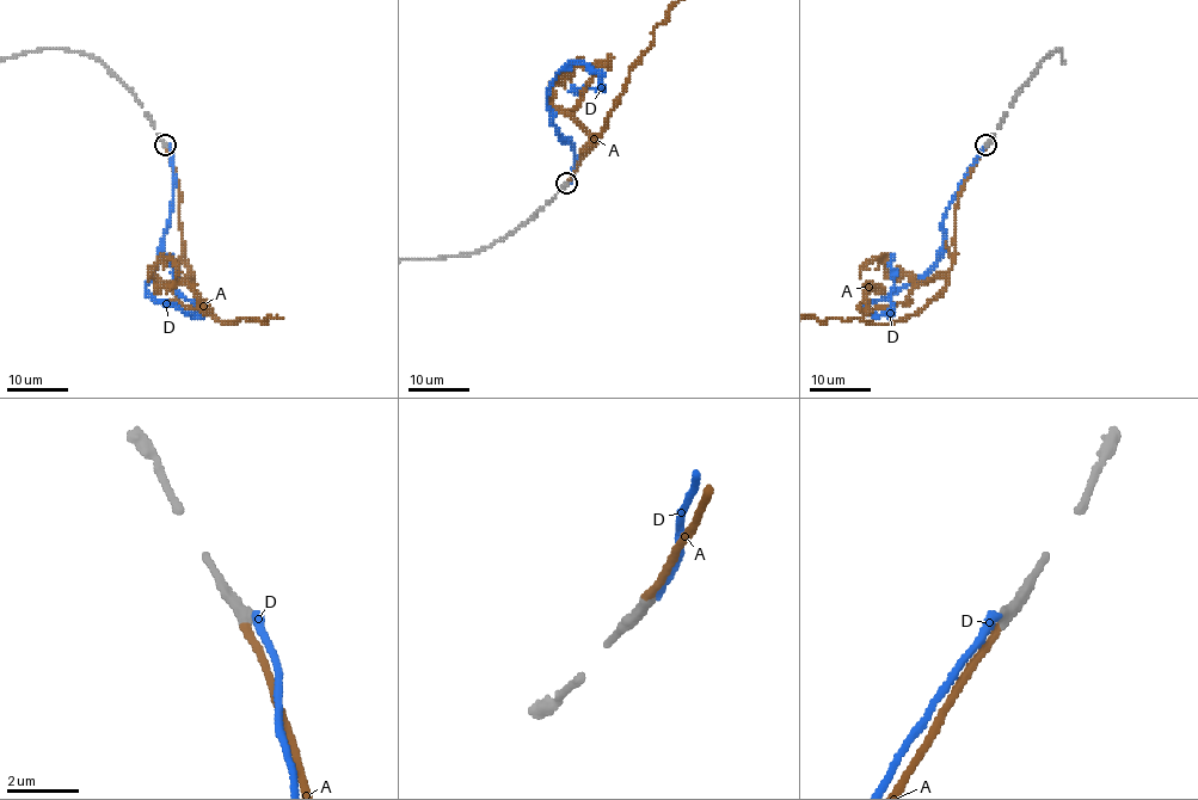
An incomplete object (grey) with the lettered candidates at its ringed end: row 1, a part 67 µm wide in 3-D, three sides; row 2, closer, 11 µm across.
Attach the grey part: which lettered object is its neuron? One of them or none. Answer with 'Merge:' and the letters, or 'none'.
Merge: A

